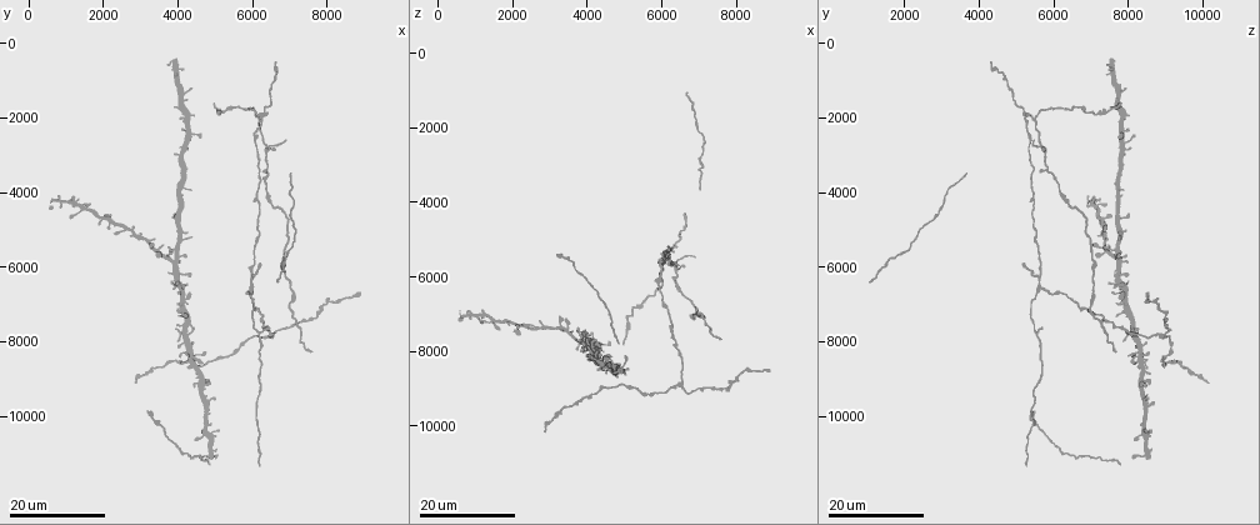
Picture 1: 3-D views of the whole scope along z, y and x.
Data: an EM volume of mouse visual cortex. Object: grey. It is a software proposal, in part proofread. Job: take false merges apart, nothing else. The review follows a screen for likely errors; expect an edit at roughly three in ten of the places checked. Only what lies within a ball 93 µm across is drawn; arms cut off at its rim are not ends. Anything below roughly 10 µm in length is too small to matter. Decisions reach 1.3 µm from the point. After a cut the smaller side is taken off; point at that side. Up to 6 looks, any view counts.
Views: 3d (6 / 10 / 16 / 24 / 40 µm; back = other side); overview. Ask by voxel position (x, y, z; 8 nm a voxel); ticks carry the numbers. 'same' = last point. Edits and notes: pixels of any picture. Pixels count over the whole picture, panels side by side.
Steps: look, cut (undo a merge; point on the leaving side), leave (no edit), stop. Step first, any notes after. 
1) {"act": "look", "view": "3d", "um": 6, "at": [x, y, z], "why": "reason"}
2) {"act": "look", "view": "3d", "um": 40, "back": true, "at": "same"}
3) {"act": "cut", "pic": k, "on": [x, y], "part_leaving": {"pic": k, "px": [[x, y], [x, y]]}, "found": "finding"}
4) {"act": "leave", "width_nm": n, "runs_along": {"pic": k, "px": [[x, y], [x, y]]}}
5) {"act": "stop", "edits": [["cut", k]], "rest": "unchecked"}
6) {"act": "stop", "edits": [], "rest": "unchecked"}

{"act": "look", "view": "3d", "um": 24, "at": [6000, 6500, 5600], "why": "arms part here"}

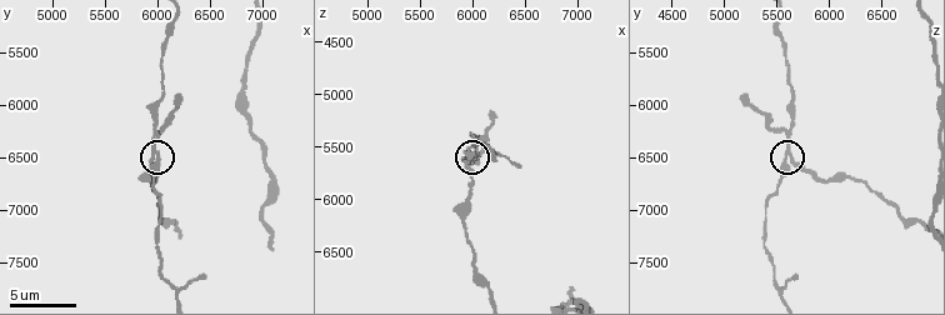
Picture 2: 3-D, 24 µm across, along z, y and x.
{"act": "look", "view": "3d", "um": 6, "at": [6000, 6480, 5580]}

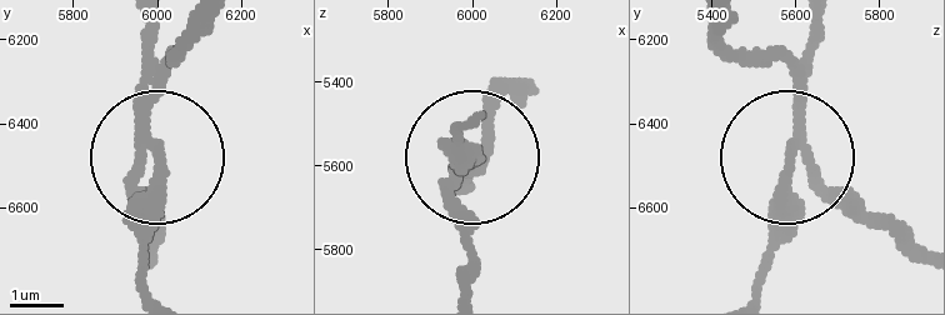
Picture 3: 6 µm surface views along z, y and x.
{"act": "look", "view": "3d", "um": 6, "back": true, "at": [6005, 6480, 5590]}

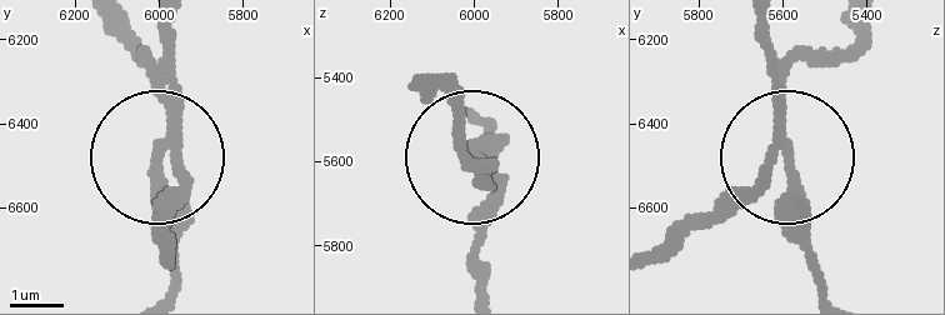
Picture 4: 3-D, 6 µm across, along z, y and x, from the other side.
{"act": "cut", "pic": 4, "on": [194, 180], "width_nm": 230, "part_leaving": {"pic": 4, "px": [[170, 108], [170, 255]]}, "found": "a second cell is stuck on"}

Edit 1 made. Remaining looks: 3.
{"act": "look", "view": "3d", "um": 16, "at": [6200, 1900, 5300], "why": "four arms meet"}

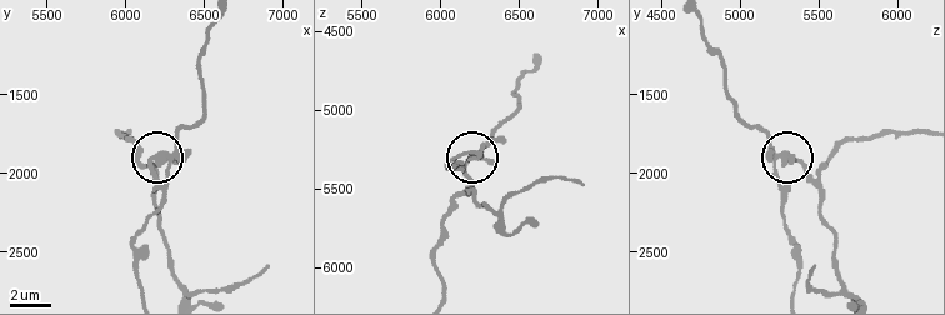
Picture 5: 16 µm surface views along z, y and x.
{"act": "look", "view": "3d", "um": 10, "at": [6240, 1880, 5280]}

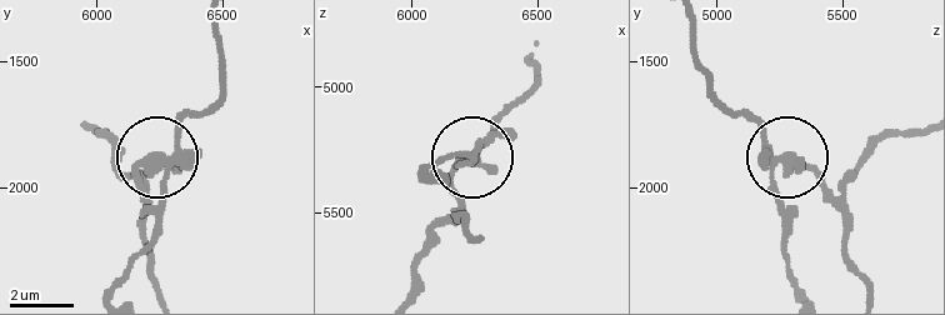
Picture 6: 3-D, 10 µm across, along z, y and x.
{"act": "cut", "pic": 6, "on": [136, 165], "arms": 4, "part_leaving": {"pic": 6, "px": [[170, 155], [146, 163], [139, 179], [146, 268], [160, 293]]}, "found": "a second cell is stuck on"}

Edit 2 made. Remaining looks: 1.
{"act": "stop", "edits": [["cut", 4], ["cut", 6]], "rest": "unchecked"}

